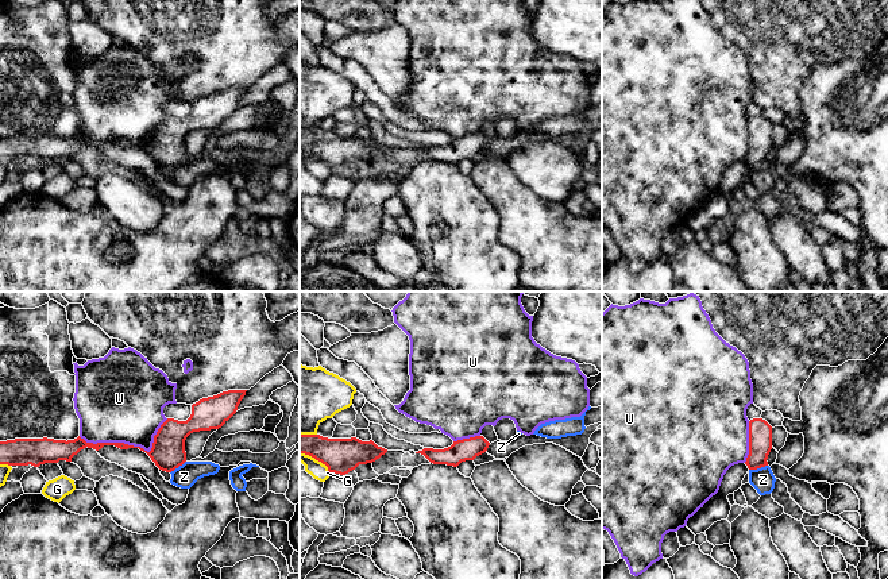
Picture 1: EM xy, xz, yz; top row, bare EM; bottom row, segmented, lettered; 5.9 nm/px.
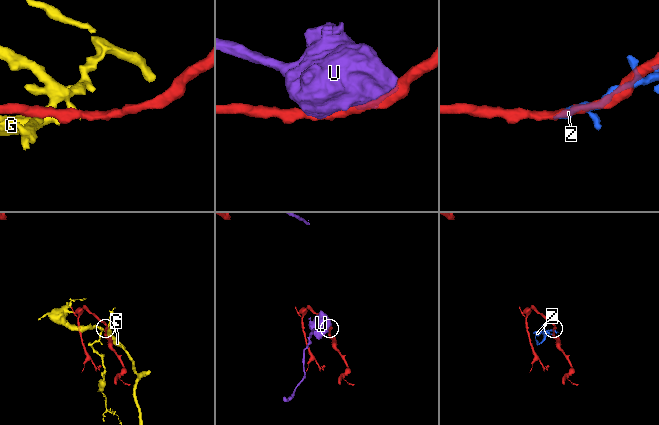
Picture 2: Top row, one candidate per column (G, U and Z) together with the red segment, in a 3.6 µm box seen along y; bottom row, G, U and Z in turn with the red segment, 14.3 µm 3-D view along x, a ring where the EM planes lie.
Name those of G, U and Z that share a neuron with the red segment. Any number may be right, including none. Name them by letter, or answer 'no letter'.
Z

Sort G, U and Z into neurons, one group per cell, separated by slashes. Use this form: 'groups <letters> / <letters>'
groups G / U / Z

